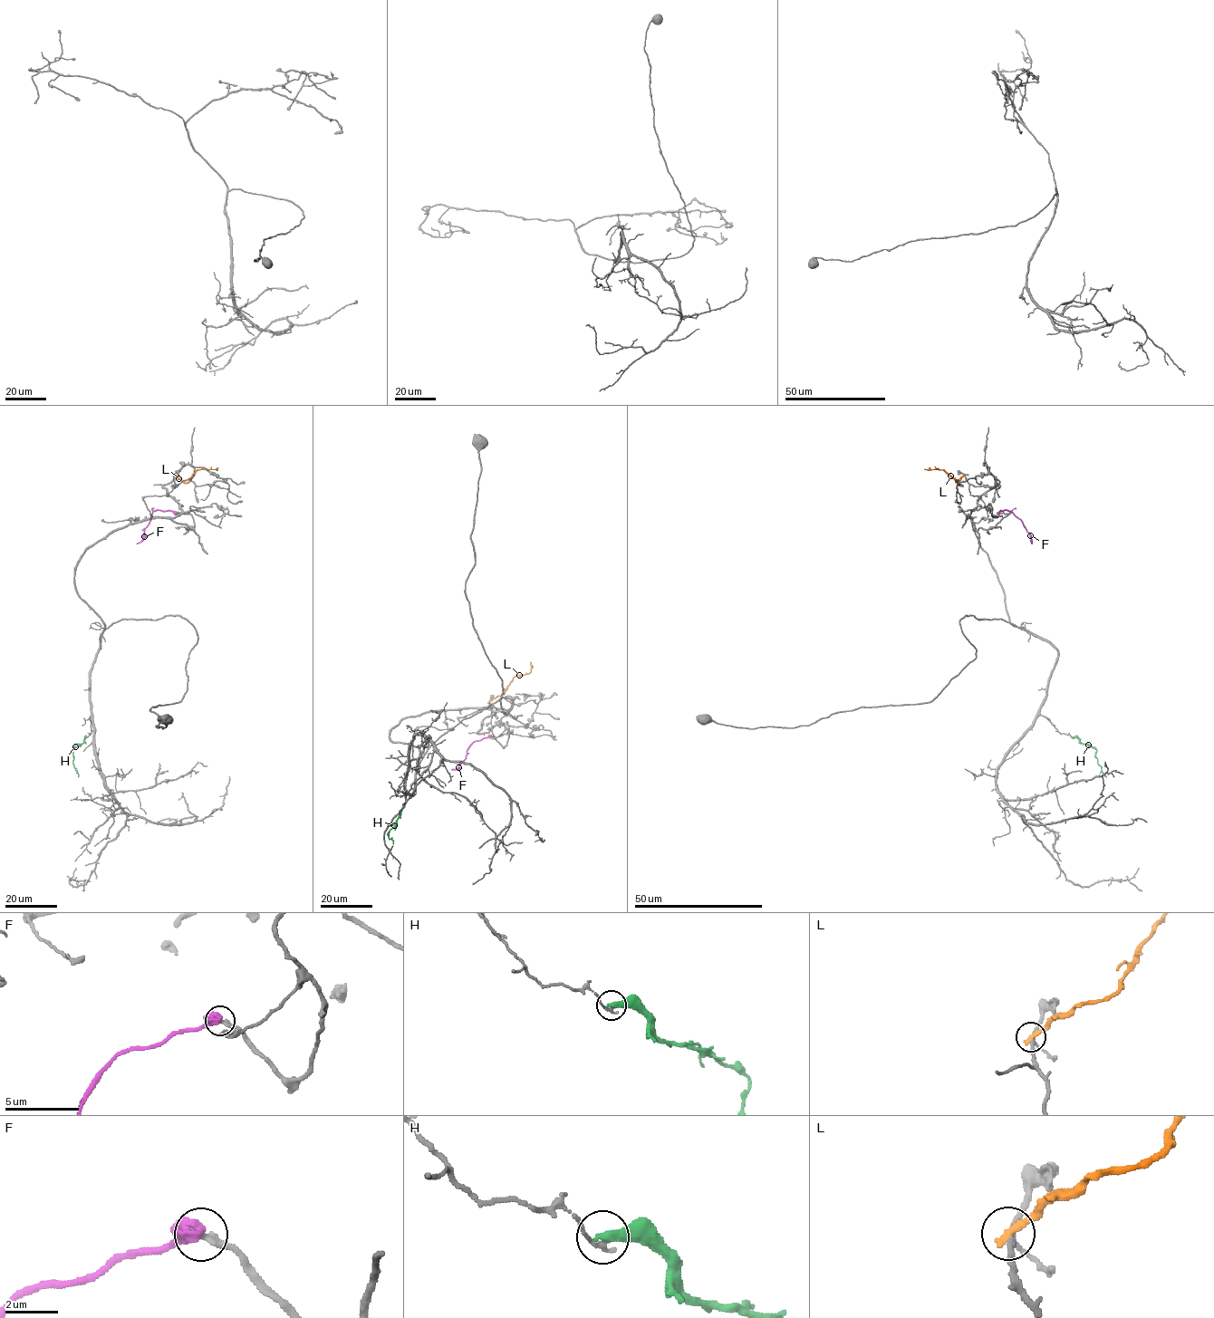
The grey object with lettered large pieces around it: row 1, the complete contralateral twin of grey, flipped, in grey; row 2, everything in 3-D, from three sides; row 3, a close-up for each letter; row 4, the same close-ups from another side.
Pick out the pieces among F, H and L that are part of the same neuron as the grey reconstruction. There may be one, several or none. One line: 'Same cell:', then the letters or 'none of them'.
Same cell: F

